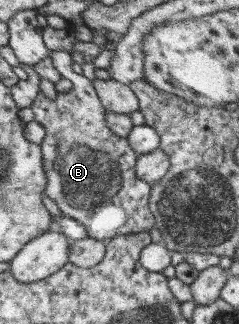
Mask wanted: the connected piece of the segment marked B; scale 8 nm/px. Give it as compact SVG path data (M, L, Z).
M82 75L78 76L78 82L67 92L56 93L54 100L44 98L39 91L28 109L34 114L33 120L46 133L39 144L42 169L46 175L46 188L43 193L60 209L62 216L73 218L84 227L86 236L100 241L129 233L147 233L154 227L153 215L147 208L151 185L135 175L137 155L129 148L127 140L115 137L106 126L104 108L89 80Z

